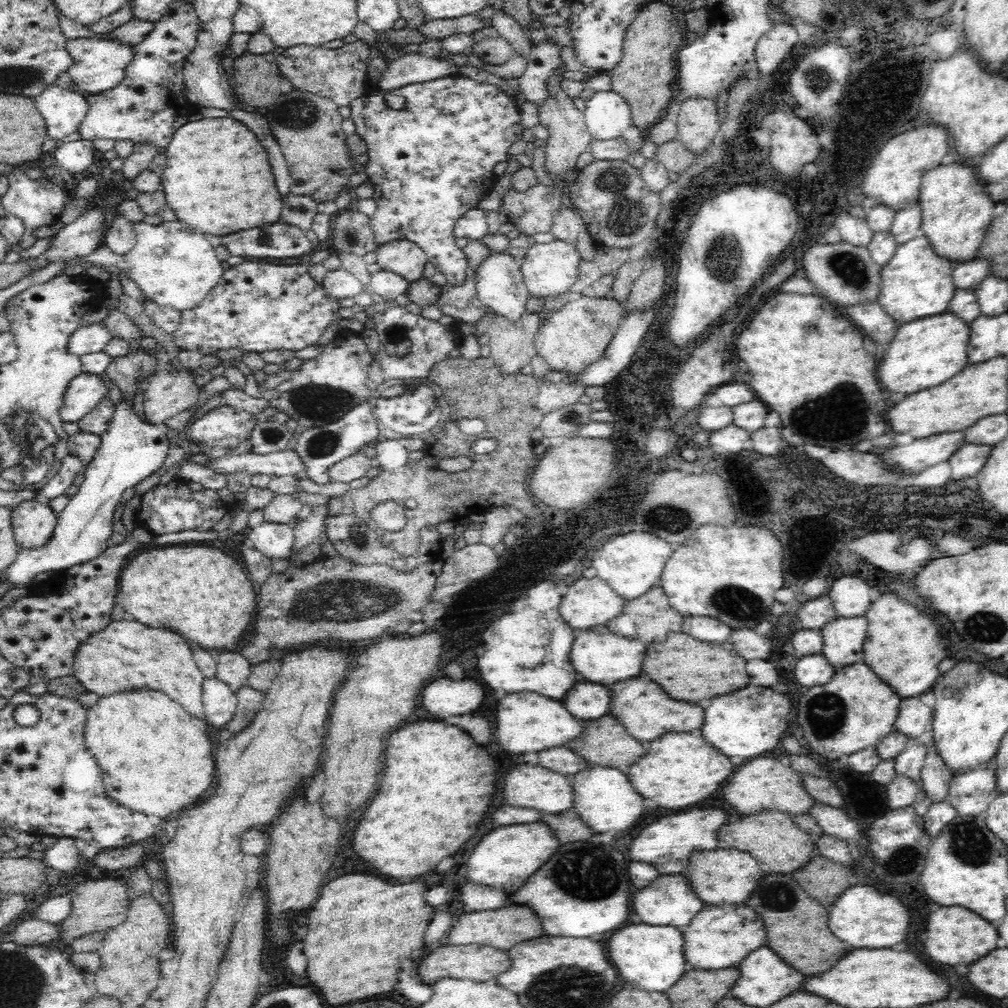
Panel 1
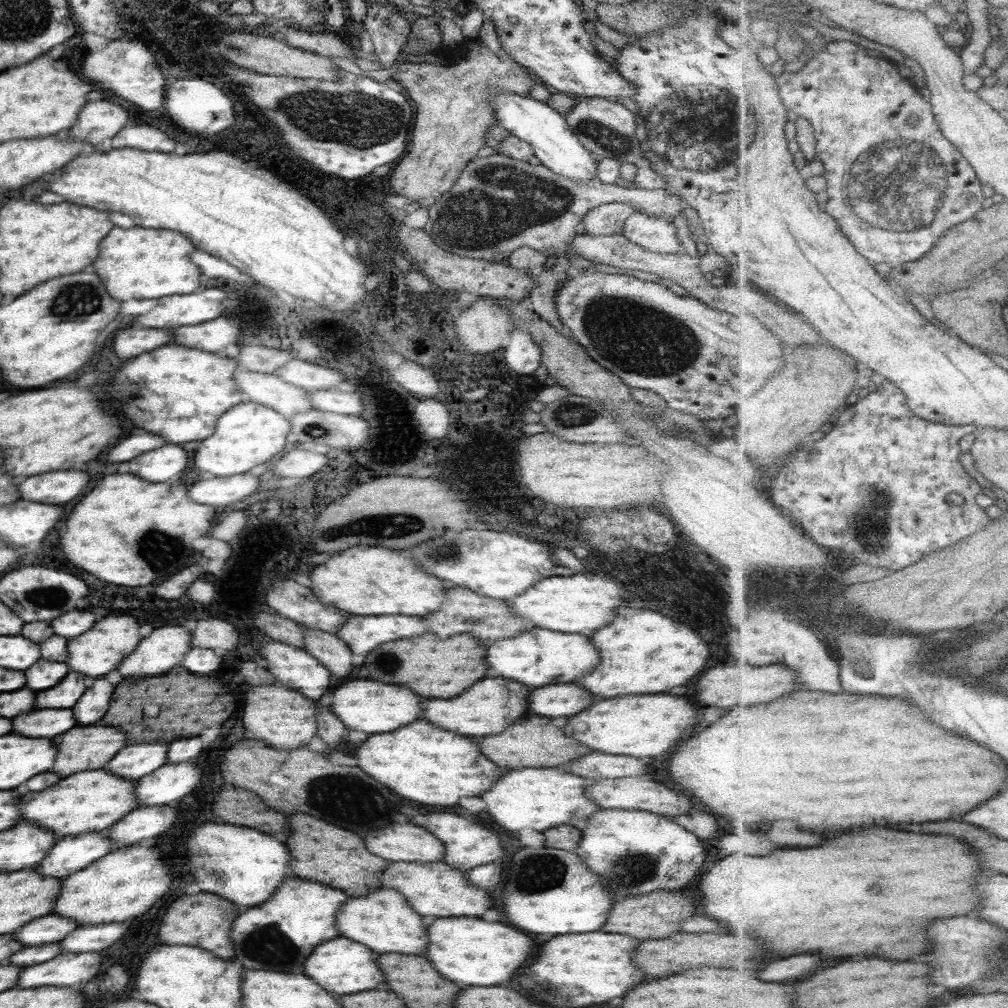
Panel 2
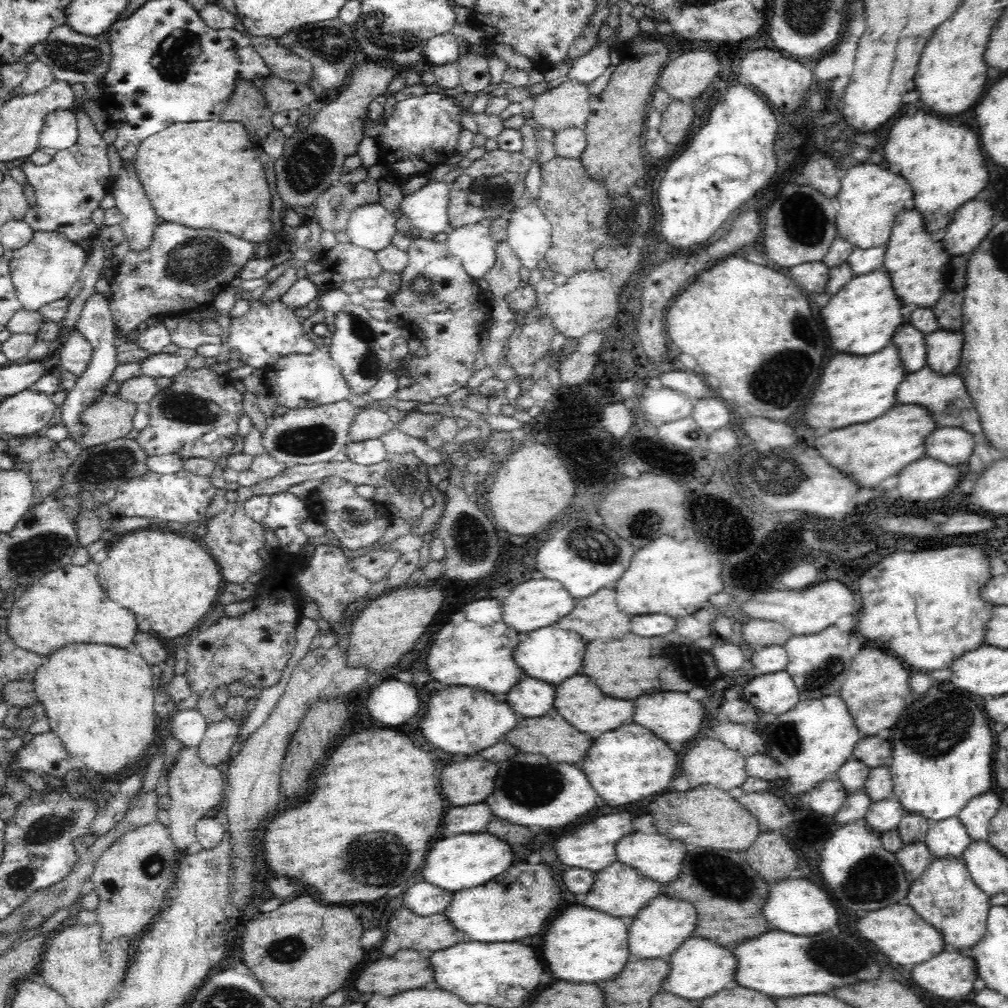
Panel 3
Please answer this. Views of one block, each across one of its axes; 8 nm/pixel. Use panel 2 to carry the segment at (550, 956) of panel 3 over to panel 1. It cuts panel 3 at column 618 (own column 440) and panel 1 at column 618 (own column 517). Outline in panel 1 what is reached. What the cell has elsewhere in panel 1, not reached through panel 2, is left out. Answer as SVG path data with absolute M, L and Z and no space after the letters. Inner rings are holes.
M628 924L620 928L610 944L612 962L618 966L618 974L632 988L646 992L665 992L684 974L683 934L679 927Z

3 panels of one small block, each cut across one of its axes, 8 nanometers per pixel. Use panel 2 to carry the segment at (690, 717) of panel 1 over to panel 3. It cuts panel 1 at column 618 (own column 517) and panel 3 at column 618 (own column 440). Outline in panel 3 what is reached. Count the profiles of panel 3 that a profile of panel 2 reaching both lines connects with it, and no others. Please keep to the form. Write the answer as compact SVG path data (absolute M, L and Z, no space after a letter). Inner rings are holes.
M572 676L566 682L562 682L560 686L556 686L556 710L578 730L594 734L594 738L598 738L598 734L604 734L606 730L616 730L616 726L620 726L622 722L628 722L632 712L634 712L634 702L632 700L616 700L610 698L606 694L602 694L602 690L594 684L594 680L590 680L590 676Z

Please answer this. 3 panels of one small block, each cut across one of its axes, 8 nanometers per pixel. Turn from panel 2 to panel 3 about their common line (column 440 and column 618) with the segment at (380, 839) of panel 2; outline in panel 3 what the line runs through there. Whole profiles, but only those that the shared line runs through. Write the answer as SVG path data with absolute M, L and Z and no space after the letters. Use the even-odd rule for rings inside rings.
M641 831L632 832L616 842L616 860L637 869L645 876L660 883L660 886L666 886L678 878L682 872L682 862L686 858L689 846L682 841L674 840L663 834L645 834Z

